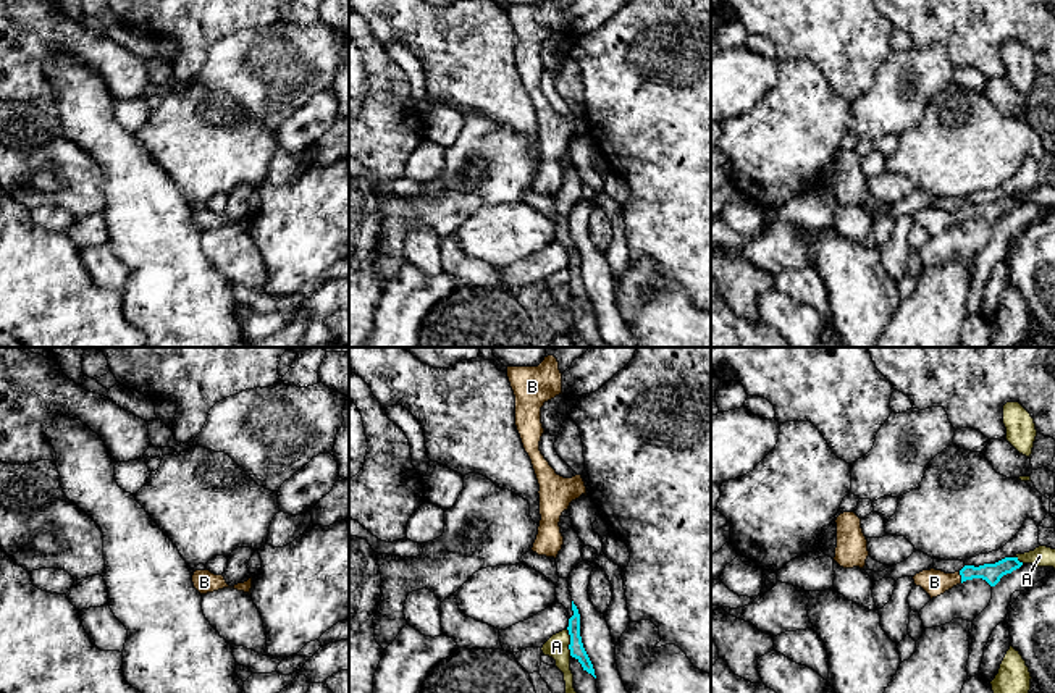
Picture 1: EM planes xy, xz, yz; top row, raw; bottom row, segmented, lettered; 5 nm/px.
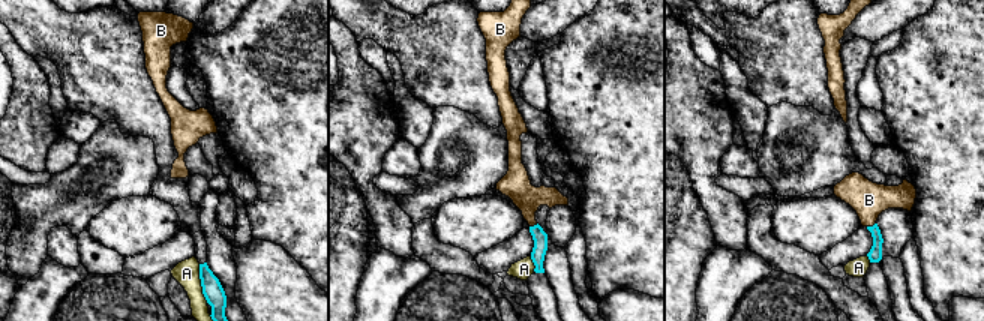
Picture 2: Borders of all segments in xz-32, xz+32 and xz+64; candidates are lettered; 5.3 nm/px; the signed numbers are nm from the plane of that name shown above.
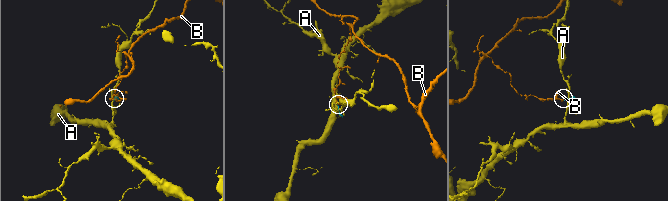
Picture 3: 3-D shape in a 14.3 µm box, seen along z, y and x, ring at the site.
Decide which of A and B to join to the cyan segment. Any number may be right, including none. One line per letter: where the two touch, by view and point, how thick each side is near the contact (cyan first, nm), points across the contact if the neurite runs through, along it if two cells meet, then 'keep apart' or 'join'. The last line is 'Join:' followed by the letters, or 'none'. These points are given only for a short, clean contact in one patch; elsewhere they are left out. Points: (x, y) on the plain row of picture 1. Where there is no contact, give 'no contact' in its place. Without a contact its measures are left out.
A: meets cyan in xz at (571, 280); 70 nm thick on the cyan side, 110 nm on the other; keep apart
B: meets cyan in yz at (962, 215); 100 nm thick on the cyan side, 130 nm on the other; runs through yz (991, 210), (962, 215), (934, 220); join
Join: B

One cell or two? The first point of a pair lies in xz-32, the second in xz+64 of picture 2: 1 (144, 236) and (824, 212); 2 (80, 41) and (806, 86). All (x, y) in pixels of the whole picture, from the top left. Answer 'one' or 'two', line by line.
1: one
2: one

